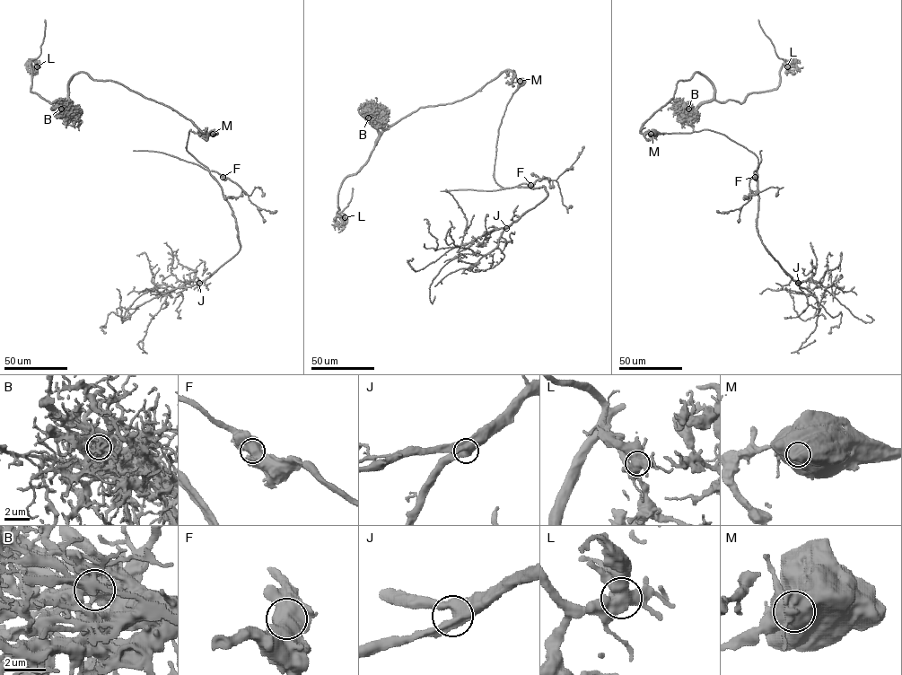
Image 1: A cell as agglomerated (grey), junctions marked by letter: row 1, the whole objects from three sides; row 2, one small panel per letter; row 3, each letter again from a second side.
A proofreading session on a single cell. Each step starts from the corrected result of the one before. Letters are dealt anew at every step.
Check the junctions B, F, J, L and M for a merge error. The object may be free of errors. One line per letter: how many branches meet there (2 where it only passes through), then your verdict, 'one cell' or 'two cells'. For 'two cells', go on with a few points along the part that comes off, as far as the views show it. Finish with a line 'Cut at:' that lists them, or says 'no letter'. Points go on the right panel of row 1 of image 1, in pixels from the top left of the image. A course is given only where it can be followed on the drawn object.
B: 3 branches meet; one cell
F: 3 branches meet; one cell
J: 3 branches meet; one cell
L: 3 branches meet; one cell
M: 3 branches meet; two cells; foreign part runs (651, 134), (708, 129), (751, 151), (766, 250), (795, 281), (815, 281), (824, 295), (871, 322), (866, 314)
Cut at: M

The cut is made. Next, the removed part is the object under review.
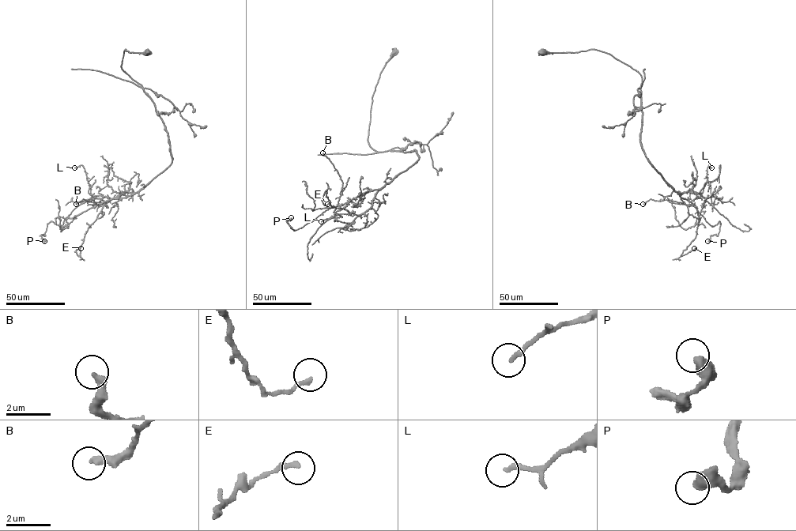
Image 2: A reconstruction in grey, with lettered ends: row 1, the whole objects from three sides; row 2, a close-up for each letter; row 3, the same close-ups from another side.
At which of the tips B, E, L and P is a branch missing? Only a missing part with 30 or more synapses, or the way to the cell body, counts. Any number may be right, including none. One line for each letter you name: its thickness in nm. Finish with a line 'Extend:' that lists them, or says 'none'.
Extend: none

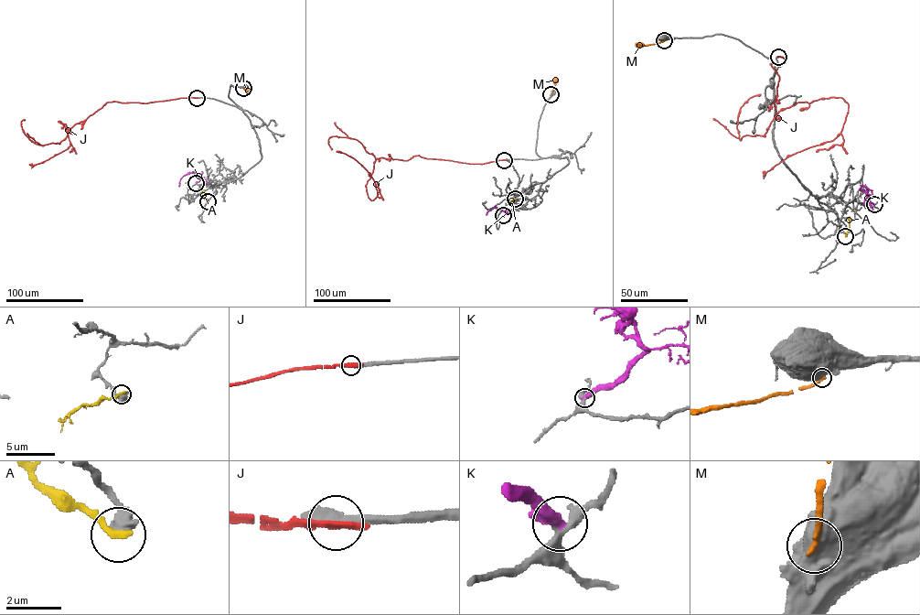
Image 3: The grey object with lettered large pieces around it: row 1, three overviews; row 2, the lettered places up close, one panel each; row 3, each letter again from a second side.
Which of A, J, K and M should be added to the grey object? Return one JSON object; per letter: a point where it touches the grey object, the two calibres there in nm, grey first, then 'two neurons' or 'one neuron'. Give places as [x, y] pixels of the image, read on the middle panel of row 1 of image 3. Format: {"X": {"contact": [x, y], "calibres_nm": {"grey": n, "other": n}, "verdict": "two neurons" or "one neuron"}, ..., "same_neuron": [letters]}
{"A": {"contact": [515, 199], "calibres_nm": {"grey": 550, "other": 280}, "verdict": "two neurons"}, "J": {"contact": [504, 160], "calibres_nm": {"grey": 440, "other": 380}, "verdict": "two neurons"}, "K": {"contact": [503, 215], "calibres_nm": {"grey": 320, "other": 440}, "verdict": "two neurons"}, "M": {"contact": [550, 94], "calibres_nm": {"grey": 750, "other": 260}, "verdict": "two neurons"}, "same_neuron": []}

